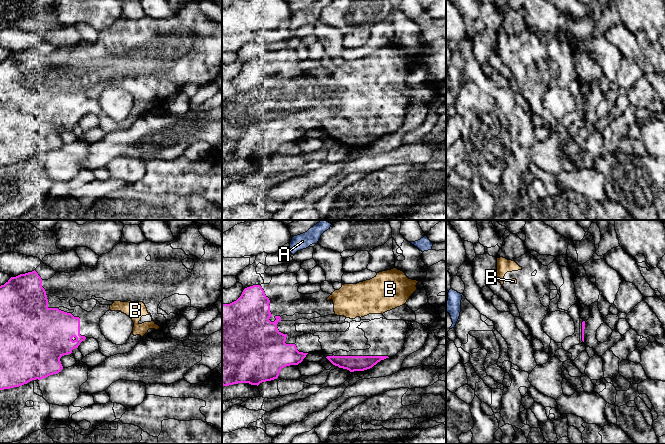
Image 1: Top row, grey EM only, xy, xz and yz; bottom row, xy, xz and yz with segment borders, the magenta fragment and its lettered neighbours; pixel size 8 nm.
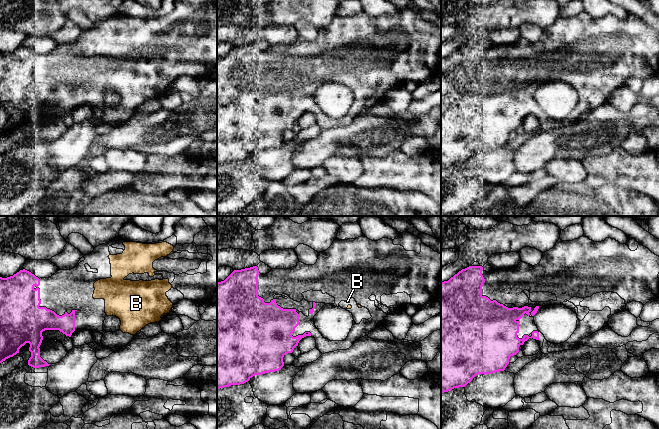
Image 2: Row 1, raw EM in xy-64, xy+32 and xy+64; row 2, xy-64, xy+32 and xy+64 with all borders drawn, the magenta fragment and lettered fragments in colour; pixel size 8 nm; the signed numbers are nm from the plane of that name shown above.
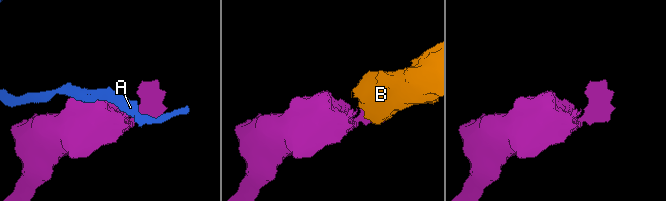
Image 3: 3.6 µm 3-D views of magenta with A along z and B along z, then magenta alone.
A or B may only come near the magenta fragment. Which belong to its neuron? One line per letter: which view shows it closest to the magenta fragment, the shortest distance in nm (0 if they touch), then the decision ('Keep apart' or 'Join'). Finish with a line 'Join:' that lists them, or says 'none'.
A: Closest in xz. Distance 360 nm. Keep apart
B: Closest in xy. Distance 260 nm. Join
Join: B

